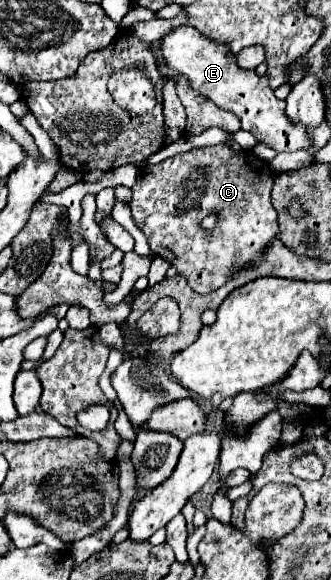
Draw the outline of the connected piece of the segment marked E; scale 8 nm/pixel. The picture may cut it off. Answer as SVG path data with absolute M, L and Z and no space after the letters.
M181 25L169 29L161 37L159 49L169 69L175 69L179 75L185 75L189 79L191 89L211 99L219 109L235 113L241 119L241 129L253 133L257 143L265 143L277 153L309 147L309 137L305 129L299 129L299 125L291 125L291 121L287 121L287 115L283 113L285 101L279 101L273 95L267 77L261 79L255 71L241 69L235 61L235 55L231 55L225 45L207 39L195 27Z

